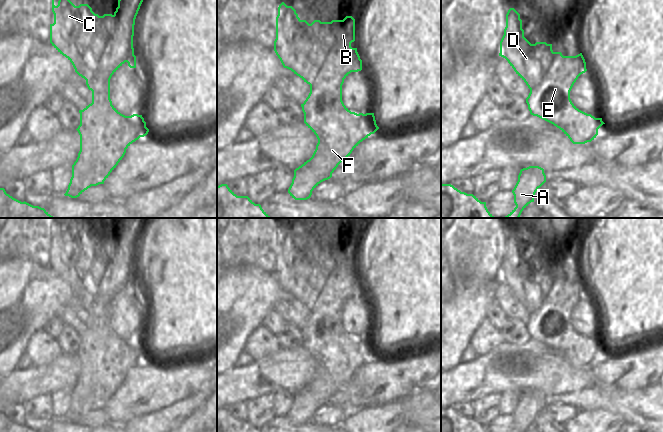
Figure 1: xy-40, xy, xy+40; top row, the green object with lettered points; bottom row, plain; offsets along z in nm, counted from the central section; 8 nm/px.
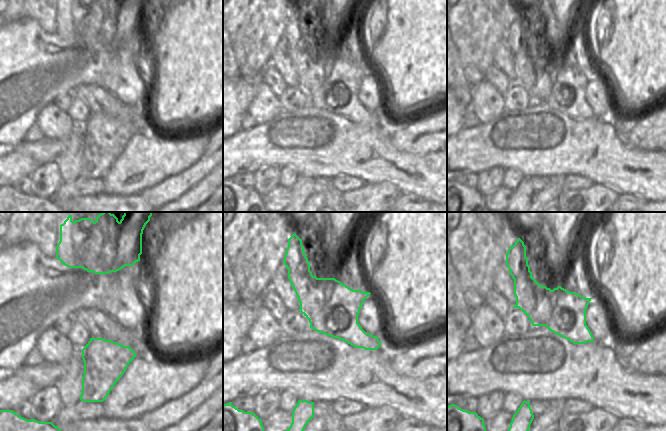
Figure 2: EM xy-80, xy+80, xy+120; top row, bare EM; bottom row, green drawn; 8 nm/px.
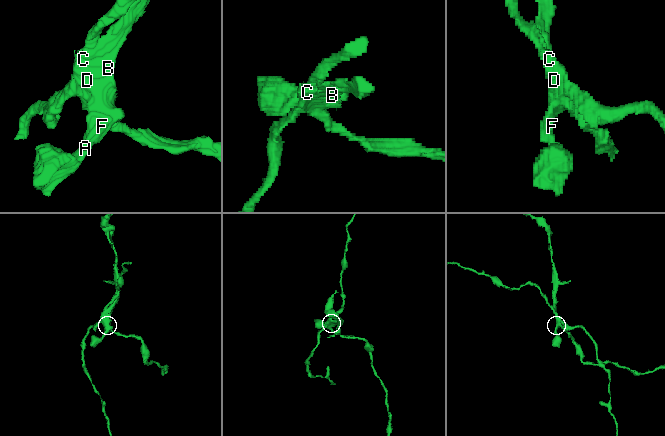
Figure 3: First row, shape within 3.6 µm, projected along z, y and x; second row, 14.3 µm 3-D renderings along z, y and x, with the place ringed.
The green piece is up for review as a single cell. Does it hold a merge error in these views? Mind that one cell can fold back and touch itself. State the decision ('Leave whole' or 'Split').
Split.

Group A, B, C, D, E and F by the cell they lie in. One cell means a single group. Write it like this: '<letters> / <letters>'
A B E F / C D

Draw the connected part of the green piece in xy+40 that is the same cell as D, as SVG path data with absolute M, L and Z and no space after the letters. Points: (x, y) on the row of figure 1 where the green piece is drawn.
M510 8L506 14L506 27L500 41L499 56L505 58L530 90L537 88L554 61L552 44L531 44L524 37L520 14Z

